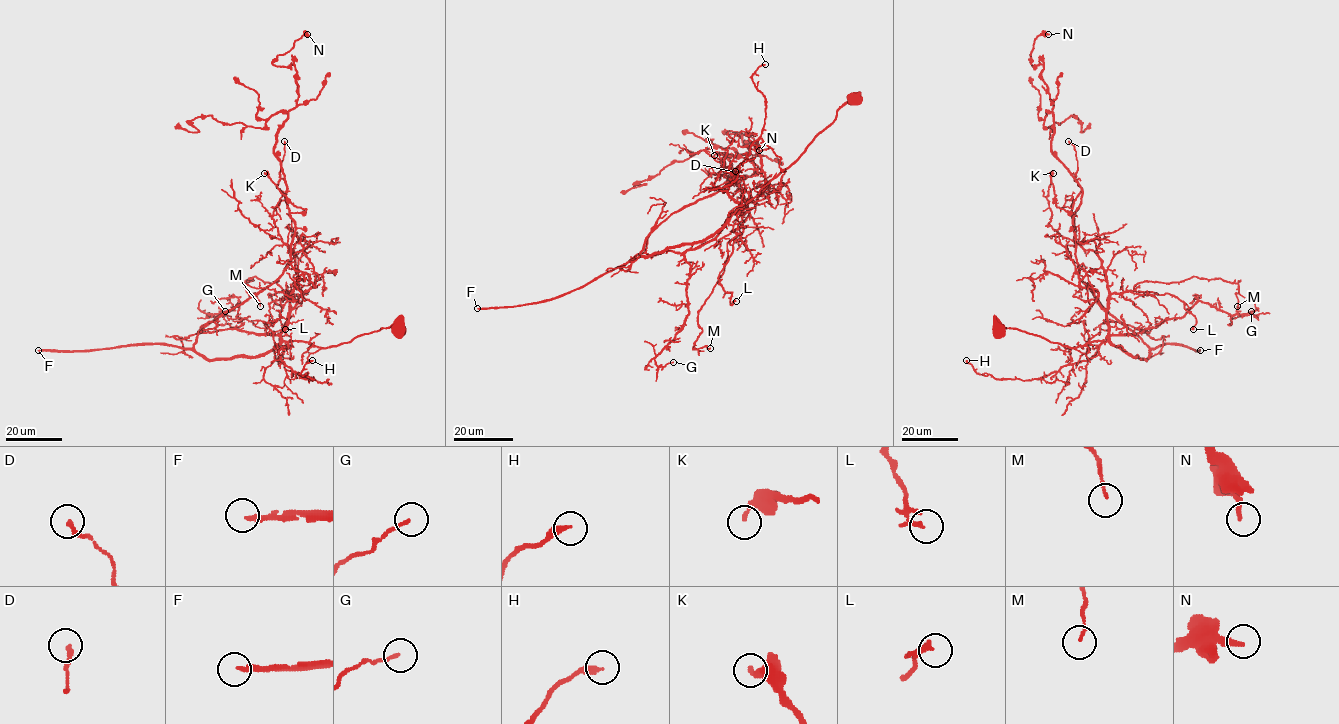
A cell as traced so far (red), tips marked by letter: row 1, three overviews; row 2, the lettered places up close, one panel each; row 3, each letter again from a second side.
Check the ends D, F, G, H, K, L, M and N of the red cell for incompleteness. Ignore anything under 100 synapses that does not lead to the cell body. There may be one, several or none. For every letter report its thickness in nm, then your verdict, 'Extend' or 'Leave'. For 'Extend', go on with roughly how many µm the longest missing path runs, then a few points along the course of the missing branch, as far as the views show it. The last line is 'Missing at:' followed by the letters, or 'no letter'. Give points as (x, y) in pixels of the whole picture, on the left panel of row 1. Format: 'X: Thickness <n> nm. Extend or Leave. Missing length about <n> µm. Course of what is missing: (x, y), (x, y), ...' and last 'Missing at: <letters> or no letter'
D: Thickness 180 nm. Leave
F: Thickness 220 nm. Extend. Missing length about 400 µm
G: Thickness 130 nm. Leave
H: Thickness 260 nm. Leave
K: Thickness 240 nm. Leave
L: Thickness 180 nm. Leave
M: Thickness 110 nm. Leave
N: Thickness 240 nm. Leave
Missing at: F

